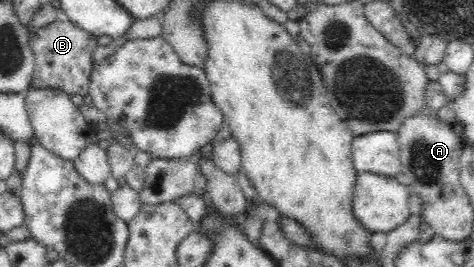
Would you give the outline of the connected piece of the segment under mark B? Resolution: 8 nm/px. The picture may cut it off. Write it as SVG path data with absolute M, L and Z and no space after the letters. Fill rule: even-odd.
M68 19L52 22L34 34L28 32L28 35L30 35L30 48L36 59L30 86L38 89L50 87L62 89L68 94L86 95L93 69L90 58L98 46L97 36L82 30Z

